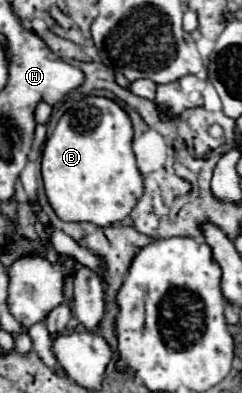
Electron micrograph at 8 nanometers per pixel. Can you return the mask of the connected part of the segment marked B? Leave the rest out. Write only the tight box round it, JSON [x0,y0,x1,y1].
[42,97,144,227]

